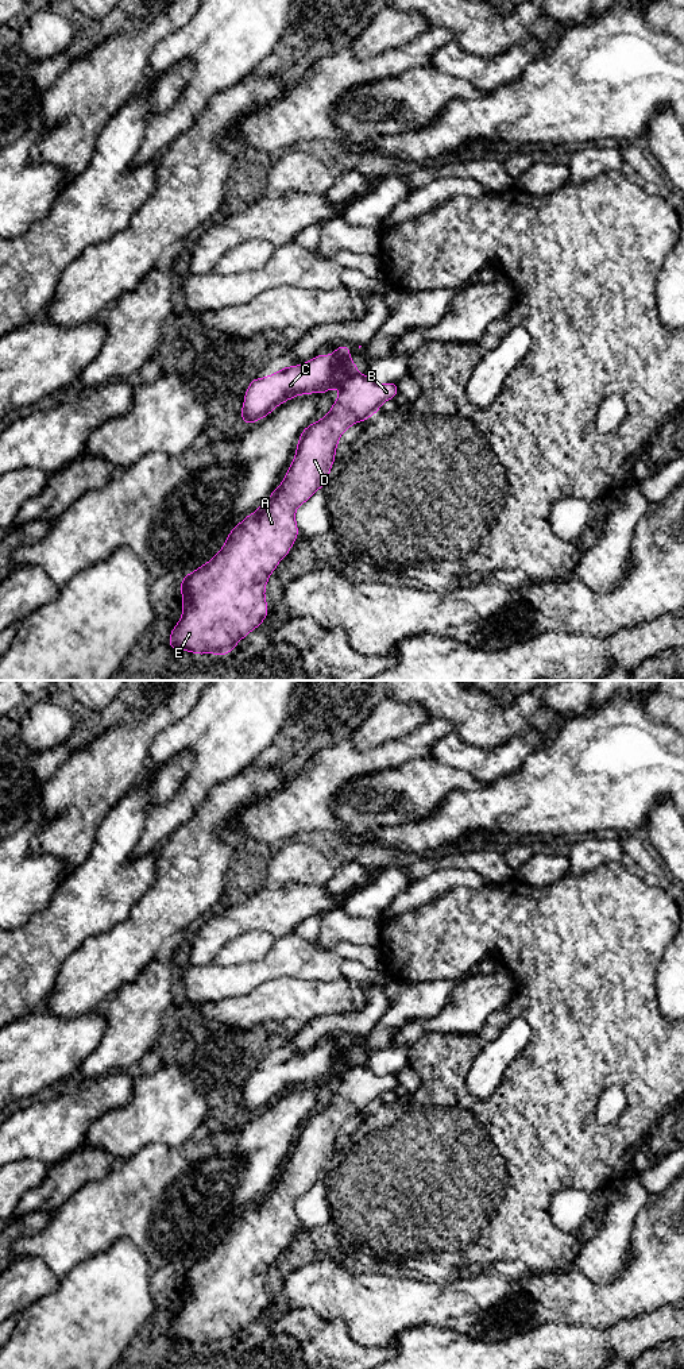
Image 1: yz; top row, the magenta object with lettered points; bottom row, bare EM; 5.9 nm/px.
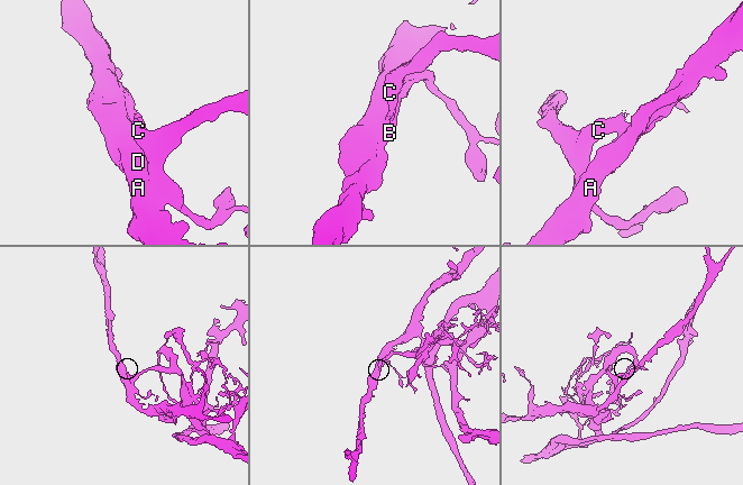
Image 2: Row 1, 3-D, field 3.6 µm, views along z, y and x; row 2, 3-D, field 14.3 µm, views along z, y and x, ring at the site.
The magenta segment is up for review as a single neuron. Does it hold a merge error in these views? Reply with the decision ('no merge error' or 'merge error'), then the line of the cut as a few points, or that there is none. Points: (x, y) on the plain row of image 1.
merge error; cut yz (356, 1064), (340, 1079)

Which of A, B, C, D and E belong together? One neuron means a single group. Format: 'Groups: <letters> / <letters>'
Groups: A B D E / C

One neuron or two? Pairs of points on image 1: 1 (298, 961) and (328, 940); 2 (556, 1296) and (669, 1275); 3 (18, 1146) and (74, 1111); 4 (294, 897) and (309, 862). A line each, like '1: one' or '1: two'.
1: two
2: one
3: one
4: two

